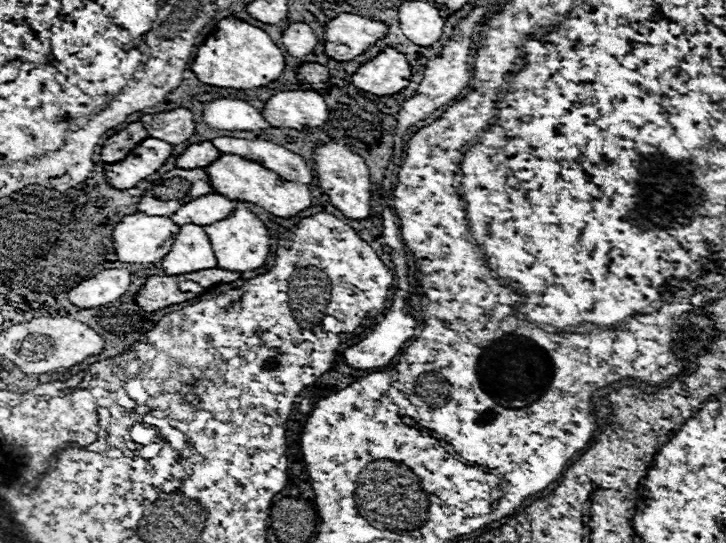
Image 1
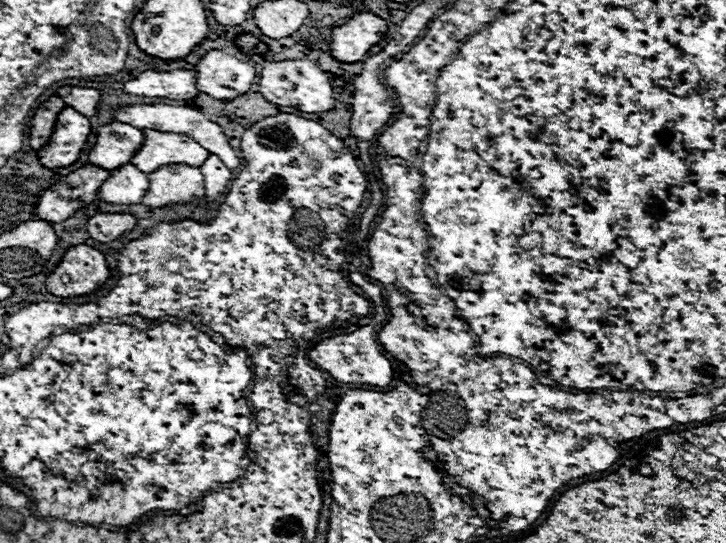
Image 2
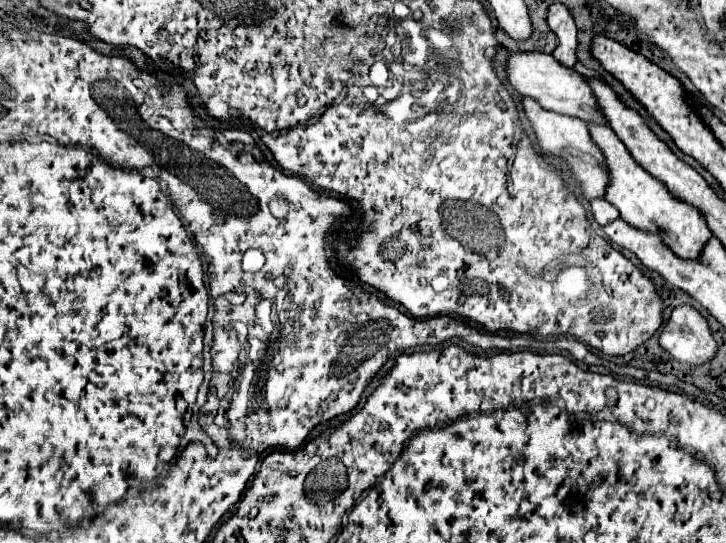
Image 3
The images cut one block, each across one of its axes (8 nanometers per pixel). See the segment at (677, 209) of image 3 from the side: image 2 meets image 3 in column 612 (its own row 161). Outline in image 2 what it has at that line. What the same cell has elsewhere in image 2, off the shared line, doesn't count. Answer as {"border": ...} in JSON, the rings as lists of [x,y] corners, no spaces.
{"border":[[[144,130],[144,134],[144,146],[140,146],[132,158],[132,164],[146,174],[170,164],[188,164],[200,168],[210,156],[210,152],[190,136],[156,130]]]}

